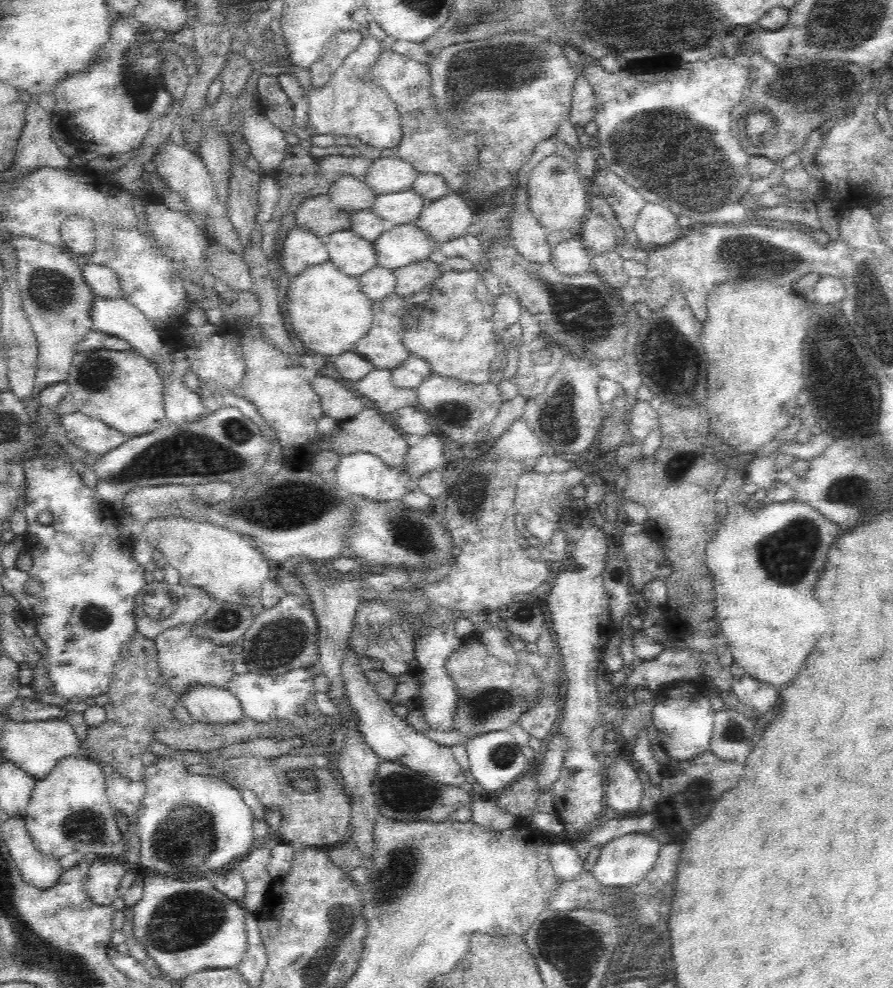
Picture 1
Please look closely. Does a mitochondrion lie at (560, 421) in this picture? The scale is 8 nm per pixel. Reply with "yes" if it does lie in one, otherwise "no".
yes

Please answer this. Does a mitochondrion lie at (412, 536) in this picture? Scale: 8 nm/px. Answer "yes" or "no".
yes

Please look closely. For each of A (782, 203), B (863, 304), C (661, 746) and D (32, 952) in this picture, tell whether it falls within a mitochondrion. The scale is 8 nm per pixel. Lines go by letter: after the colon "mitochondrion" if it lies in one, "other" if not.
A: other
B: mitochondrion
C: other
D: mitochondrion

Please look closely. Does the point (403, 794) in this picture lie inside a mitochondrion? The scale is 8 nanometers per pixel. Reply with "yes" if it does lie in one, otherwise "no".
yes

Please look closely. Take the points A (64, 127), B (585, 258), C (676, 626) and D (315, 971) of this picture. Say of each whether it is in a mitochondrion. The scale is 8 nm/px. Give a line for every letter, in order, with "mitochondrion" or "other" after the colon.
A: other
B: other
C: other
D: mitochondrion

